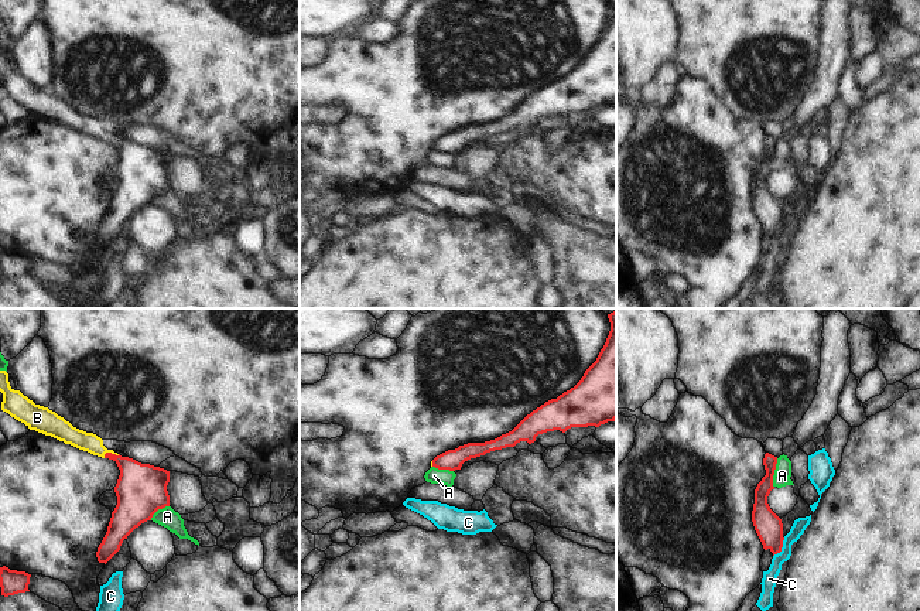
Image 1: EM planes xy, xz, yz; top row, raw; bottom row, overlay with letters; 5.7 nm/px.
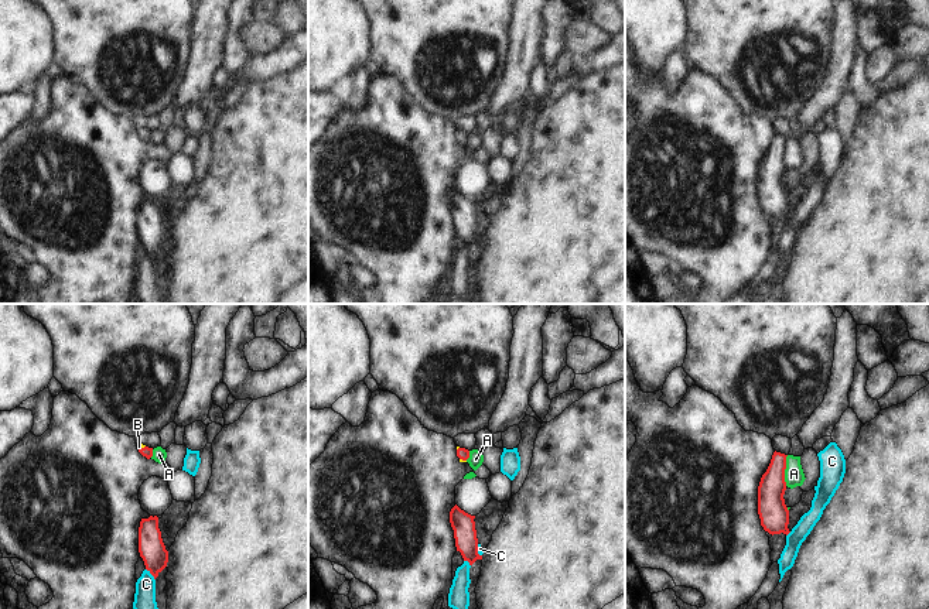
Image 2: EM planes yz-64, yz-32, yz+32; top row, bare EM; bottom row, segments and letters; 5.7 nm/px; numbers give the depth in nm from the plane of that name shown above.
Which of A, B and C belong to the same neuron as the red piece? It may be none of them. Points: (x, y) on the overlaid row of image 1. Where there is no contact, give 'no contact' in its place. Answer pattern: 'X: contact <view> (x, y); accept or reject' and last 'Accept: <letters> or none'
A: contact yz (773, 473); reject
B: contact xy (110, 453); accept
C: contact yz (782, 546); reject
Accept: B

